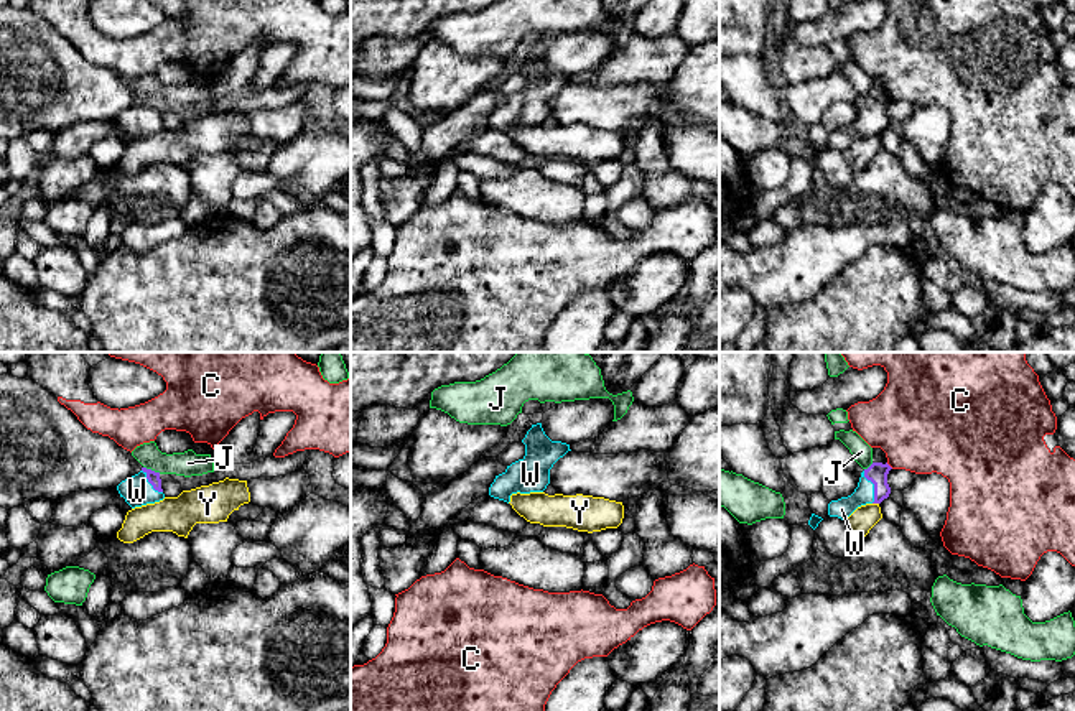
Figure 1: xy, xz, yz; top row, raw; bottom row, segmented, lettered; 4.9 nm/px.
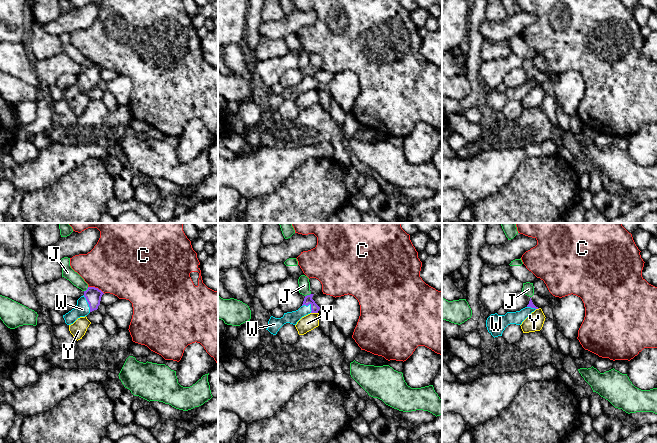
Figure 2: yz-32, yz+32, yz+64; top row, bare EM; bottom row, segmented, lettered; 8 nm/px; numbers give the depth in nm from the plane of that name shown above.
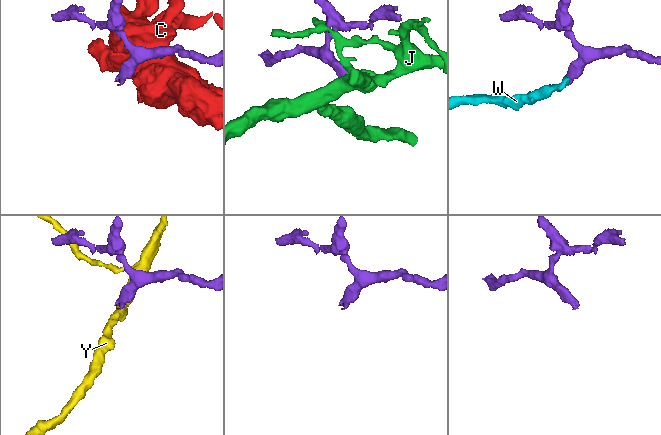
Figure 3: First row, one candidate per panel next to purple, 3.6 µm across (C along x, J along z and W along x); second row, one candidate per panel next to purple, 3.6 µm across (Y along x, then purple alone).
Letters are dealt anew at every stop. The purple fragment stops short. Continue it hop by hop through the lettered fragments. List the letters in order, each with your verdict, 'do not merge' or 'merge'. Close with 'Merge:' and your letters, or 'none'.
C: do not merge
J: do not merge
W: merge
Y: do not merge
Merge: W

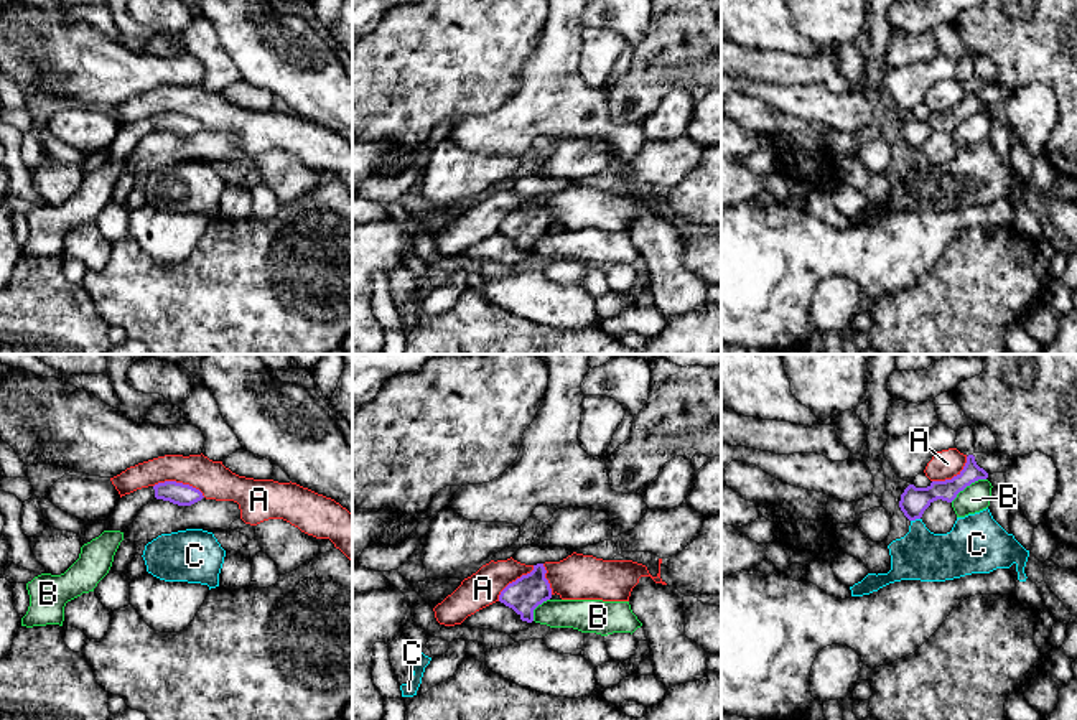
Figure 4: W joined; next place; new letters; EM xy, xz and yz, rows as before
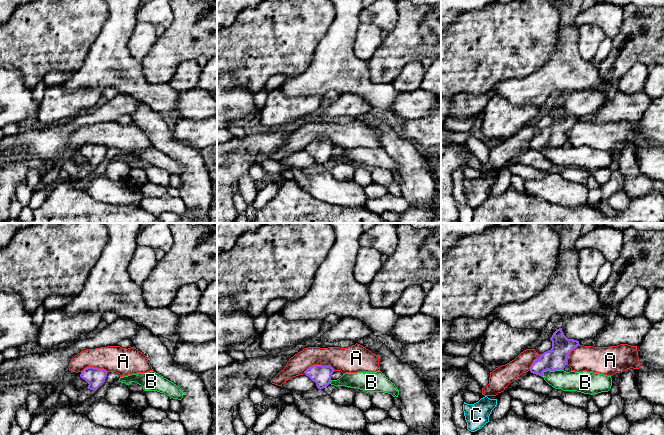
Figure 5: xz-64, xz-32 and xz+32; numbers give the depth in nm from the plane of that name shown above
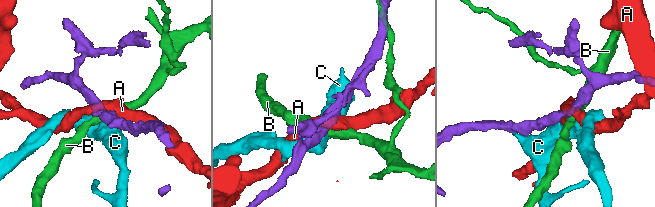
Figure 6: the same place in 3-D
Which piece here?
A: do not merge
B: do not merge
C: do not merge
Merge: none

